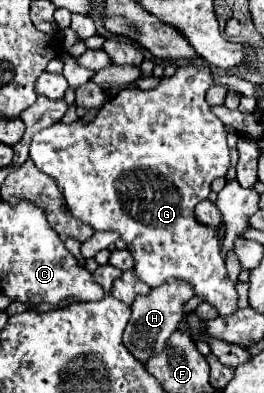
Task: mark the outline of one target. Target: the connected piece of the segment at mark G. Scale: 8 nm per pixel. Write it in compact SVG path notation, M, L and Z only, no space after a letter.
M207 64L179 66L171 78L163 76L153 90L121 90L115 98L105 102L91 122L57 122L37 132L29 152L35 166L55 178L75 218L95 230L113 230L121 234L135 258L135 272L145 284L157 288L167 278L185 280L195 288L195 294L213 304L221 316L231 316L237 312L237 290L227 278L217 230L193 218L195 206L209 196L211 182L215 178L225 178L231 166L225 126L205 102L213 78Z

